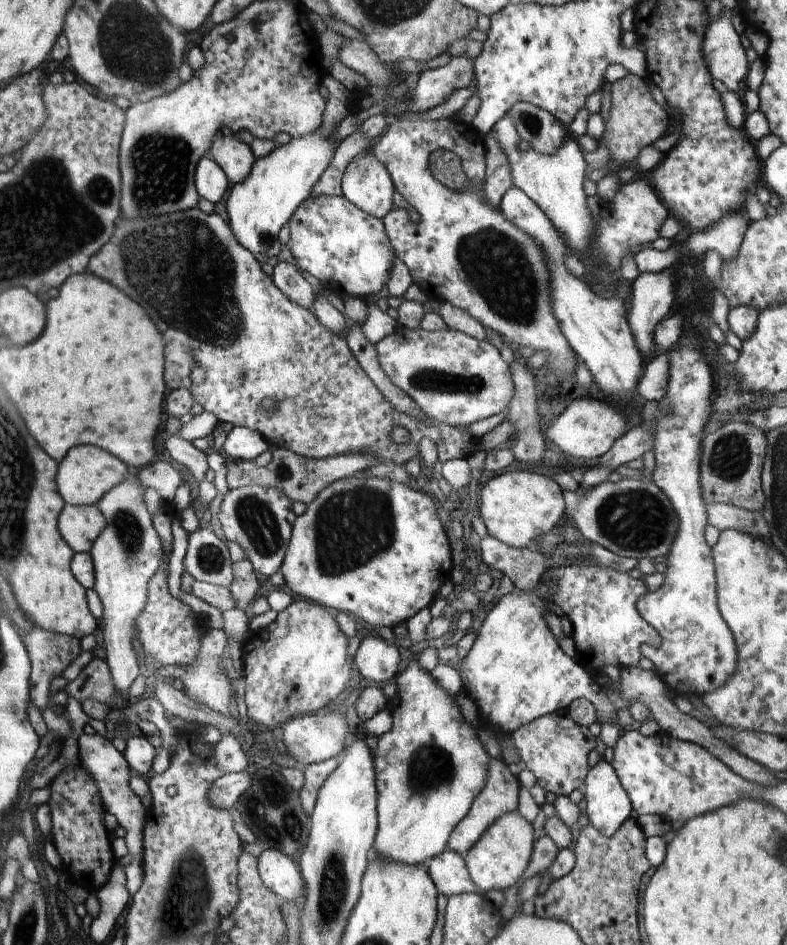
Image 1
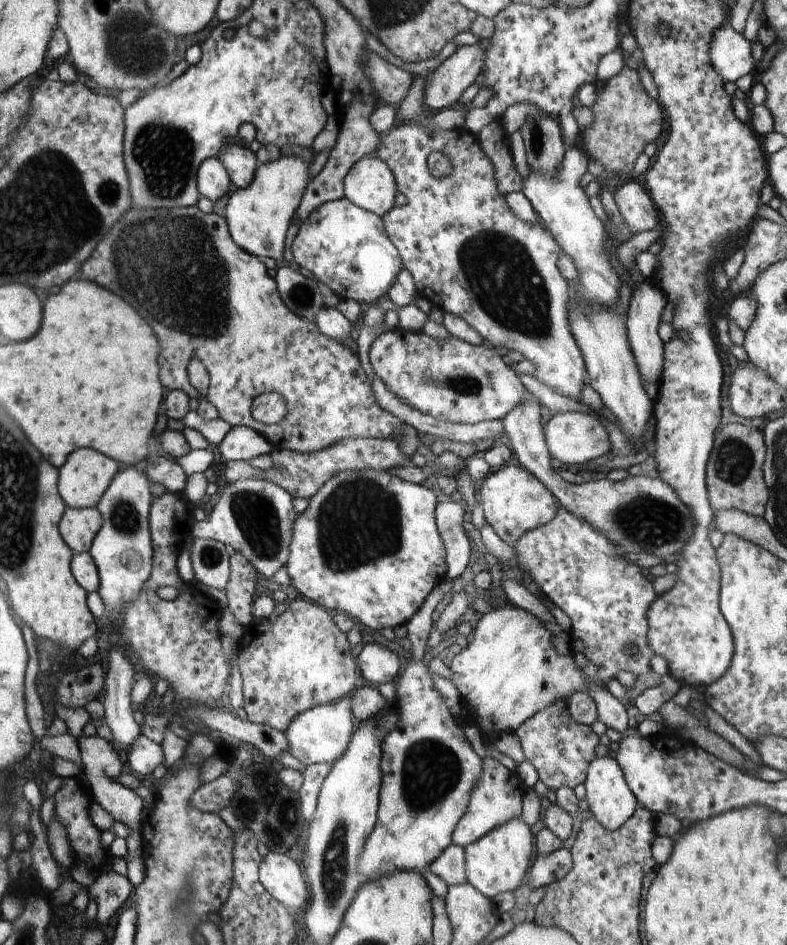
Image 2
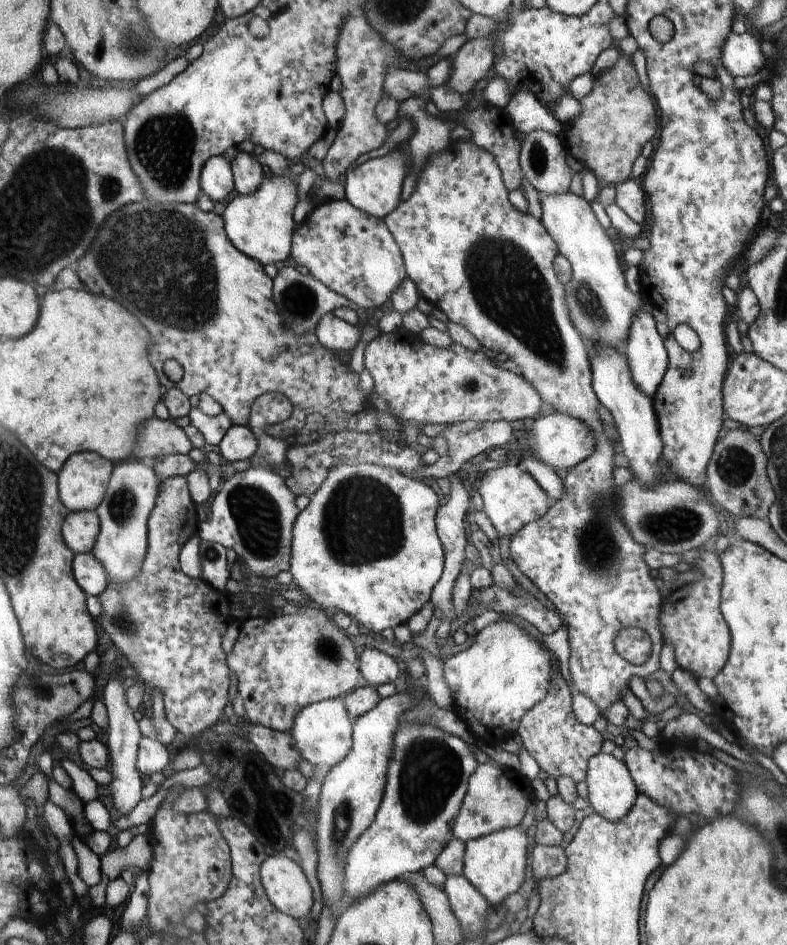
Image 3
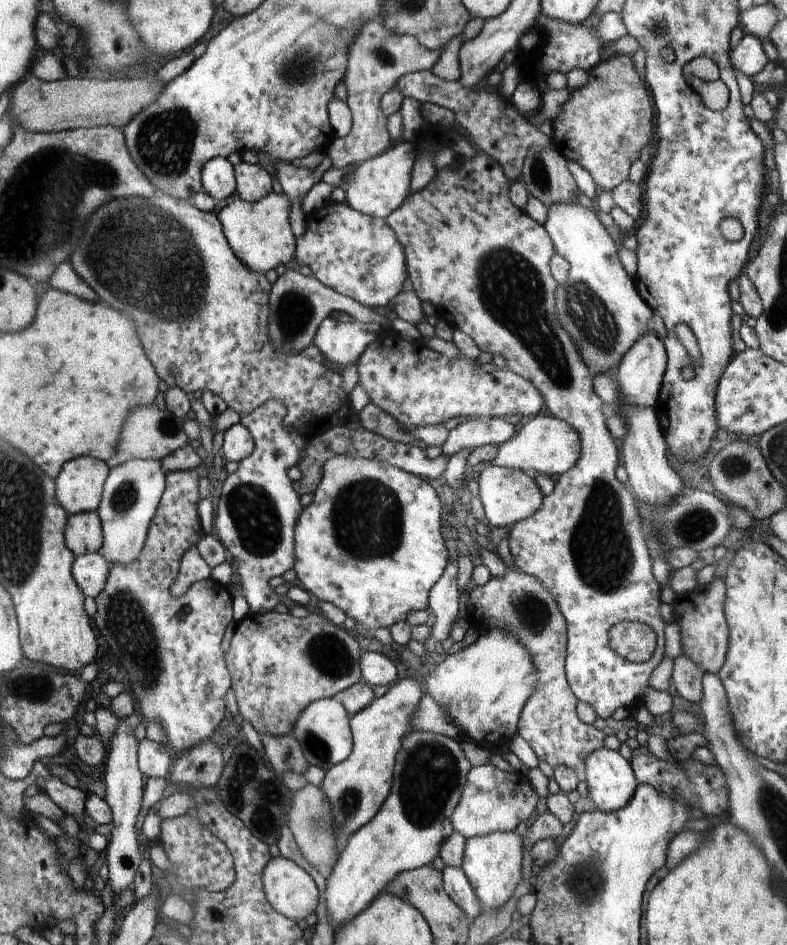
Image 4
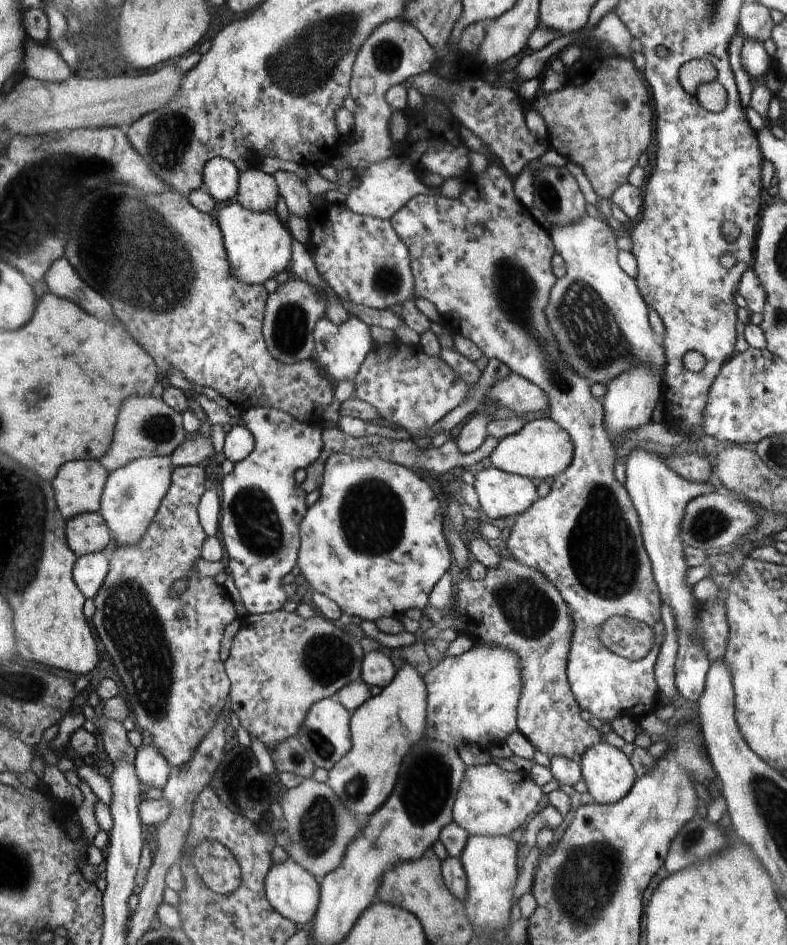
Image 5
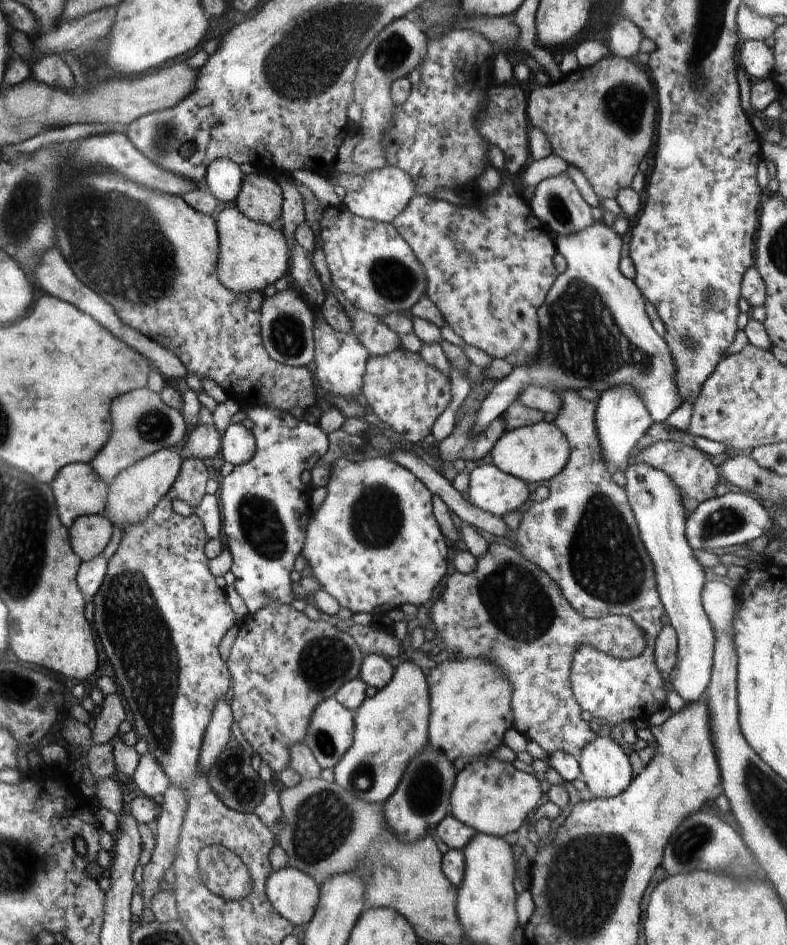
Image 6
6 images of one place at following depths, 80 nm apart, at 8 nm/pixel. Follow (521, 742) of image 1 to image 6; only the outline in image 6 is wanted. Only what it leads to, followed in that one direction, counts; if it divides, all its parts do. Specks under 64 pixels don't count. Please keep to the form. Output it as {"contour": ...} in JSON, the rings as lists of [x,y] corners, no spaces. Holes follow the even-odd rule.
{"contour":[[[496,542],[488,544],[488,552],[482,558],[476,558],[476,568],[470,574],[457,571],[445,577],[433,599],[430,616],[435,632],[443,643],[441,648],[452,654],[450,658],[482,658],[496,662],[498,668],[504,670],[512,686],[510,706],[515,718],[515,730],[530,741],[537,742],[548,756],[556,750],[562,750],[578,759],[580,750],[597,736],[590,730],[589,722],[582,720],[581,708],[574,699],[571,688],[572,660],[578,648],[592,646],[612,658],[624,660],[642,654],[646,646],[643,630],[630,618],[611,613],[594,619],[584,618],[574,611],[559,590],[558,584],[540,566],[522,556],[516,546]]]}

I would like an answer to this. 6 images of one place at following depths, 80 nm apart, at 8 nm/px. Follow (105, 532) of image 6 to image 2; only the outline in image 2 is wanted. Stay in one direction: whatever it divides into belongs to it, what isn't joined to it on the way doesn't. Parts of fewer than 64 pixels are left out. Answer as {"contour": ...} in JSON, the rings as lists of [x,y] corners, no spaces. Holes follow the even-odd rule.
{"contour":[[[97,507],[66,508],[59,522],[60,536],[74,553],[89,552],[103,521],[101,511]]]}

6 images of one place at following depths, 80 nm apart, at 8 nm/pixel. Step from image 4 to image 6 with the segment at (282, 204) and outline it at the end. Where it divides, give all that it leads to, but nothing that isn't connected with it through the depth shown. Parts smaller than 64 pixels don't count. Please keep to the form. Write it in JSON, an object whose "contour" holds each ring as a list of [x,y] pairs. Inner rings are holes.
{"contour":[[[237,208],[220,211],[218,218],[218,257],[216,264],[218,282],[236,294],[262,292],[278,278],[286,277],[289,271],[289,250],[280,227],[264,226],[246,218]]]}

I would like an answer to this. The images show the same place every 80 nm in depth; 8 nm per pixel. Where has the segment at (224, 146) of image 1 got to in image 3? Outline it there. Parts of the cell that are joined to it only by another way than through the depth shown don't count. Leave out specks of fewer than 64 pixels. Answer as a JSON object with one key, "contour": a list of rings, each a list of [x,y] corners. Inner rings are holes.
{"contour":[[[238,148],[236,156],[230,160],[230,166],[233,167],[234,182],[240,195],[255,193],[264,182],[264,167],[248,148]]]}

